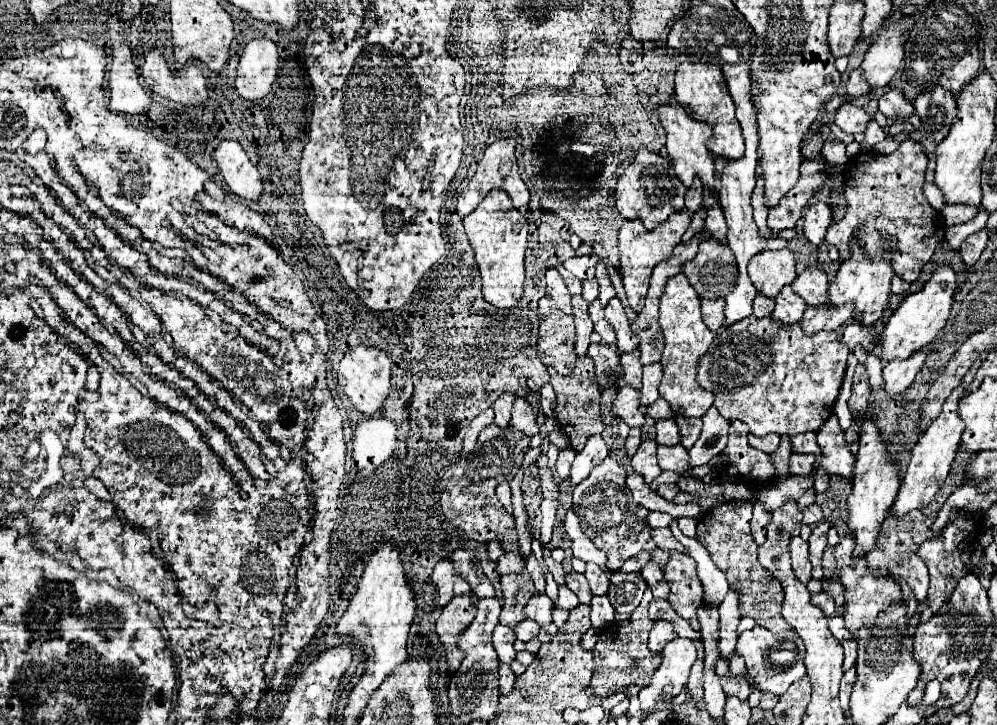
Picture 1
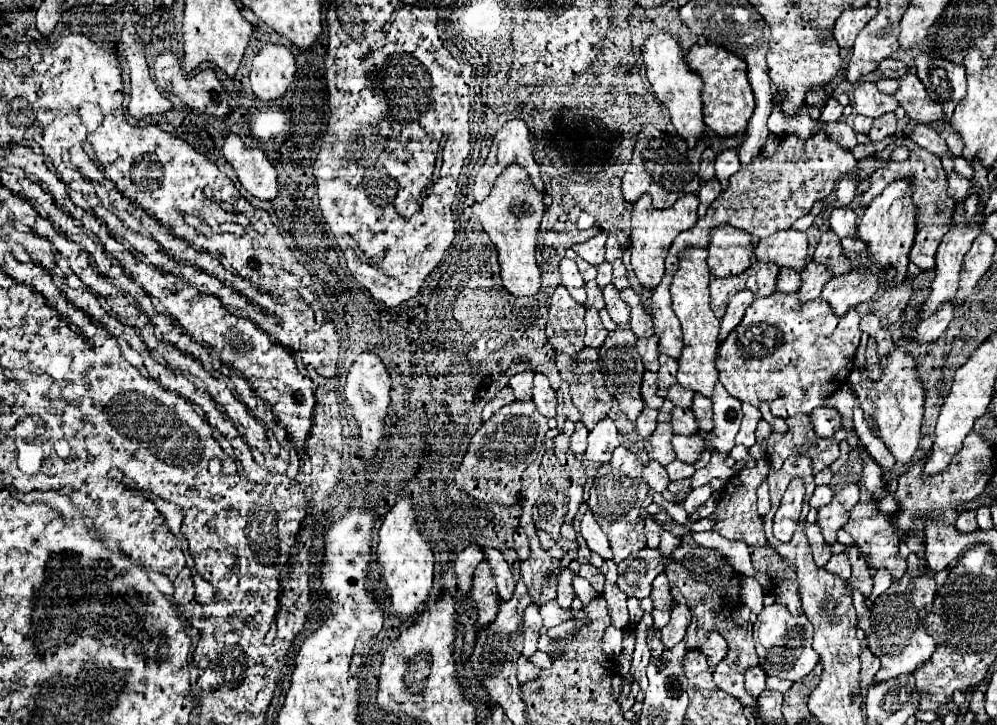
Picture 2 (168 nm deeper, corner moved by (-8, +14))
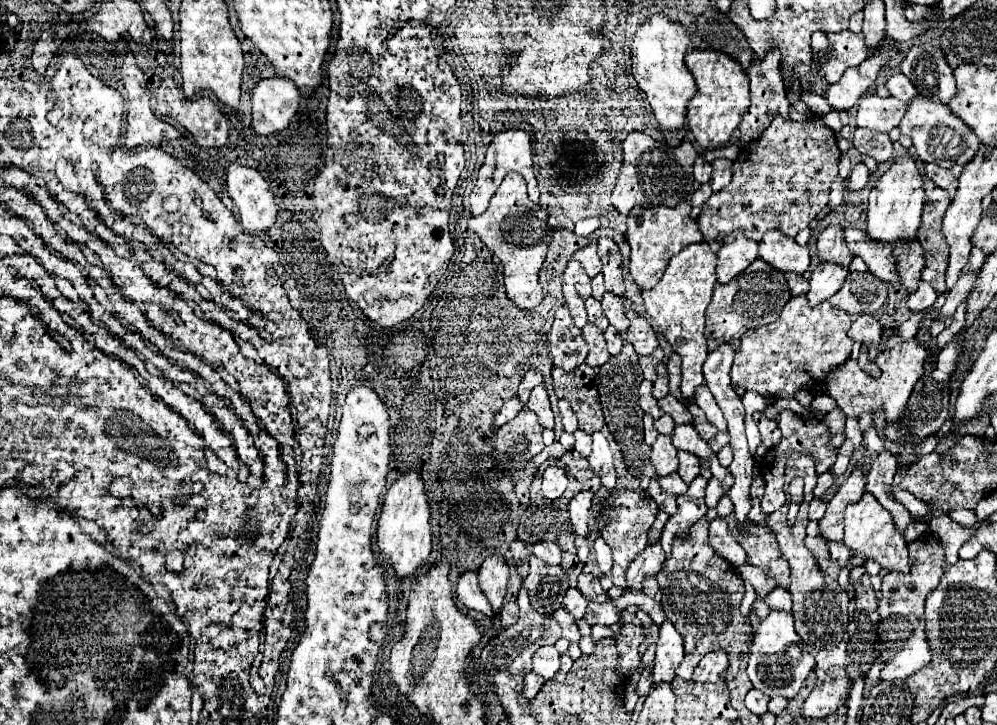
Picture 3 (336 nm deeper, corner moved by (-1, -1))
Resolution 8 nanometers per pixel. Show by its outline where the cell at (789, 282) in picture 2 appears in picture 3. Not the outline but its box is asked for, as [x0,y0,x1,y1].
[787,274,809,296]

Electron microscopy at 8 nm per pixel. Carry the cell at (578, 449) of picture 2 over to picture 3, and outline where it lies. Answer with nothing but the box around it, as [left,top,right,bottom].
[573,430,591,458]

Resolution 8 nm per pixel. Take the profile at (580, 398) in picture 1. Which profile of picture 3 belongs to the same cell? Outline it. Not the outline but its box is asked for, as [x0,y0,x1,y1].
[553,364,605,434]

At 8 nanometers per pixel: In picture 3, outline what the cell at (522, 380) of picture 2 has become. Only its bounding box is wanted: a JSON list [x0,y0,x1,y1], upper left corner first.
[517,370,543,404]

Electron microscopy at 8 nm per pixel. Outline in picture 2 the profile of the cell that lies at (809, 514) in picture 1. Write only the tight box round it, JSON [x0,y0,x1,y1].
[810,487,834,509]

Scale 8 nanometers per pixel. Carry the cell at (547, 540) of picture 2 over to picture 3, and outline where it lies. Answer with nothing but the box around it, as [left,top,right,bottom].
[533,542,561,564]

